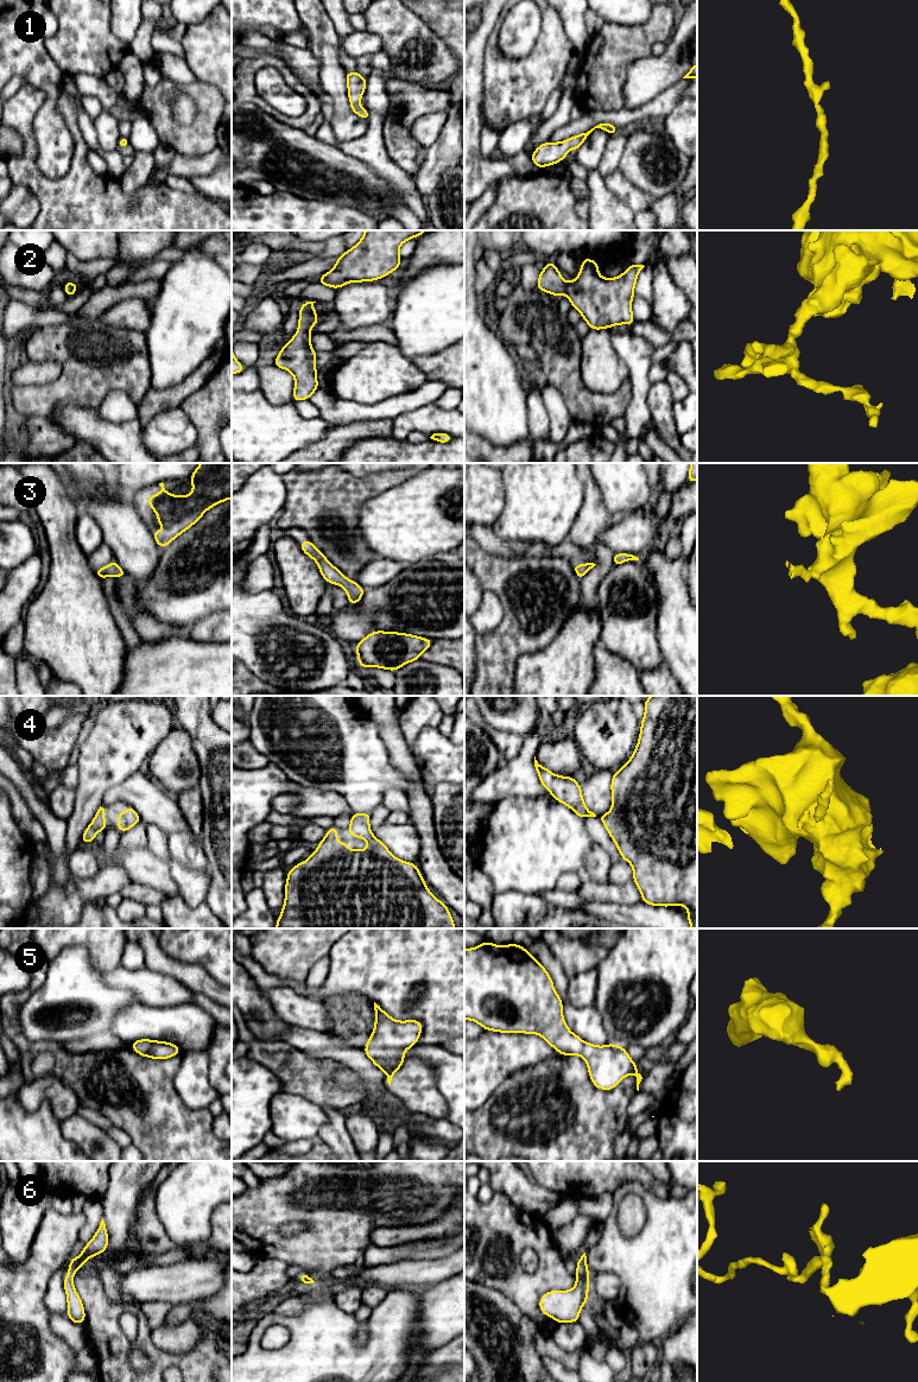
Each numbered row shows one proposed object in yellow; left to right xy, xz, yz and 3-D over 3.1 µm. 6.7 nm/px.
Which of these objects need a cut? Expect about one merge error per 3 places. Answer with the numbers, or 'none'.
none

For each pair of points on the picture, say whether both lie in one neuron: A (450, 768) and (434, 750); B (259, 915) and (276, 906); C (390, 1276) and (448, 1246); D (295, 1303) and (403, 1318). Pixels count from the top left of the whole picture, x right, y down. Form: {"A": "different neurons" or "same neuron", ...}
{"A": "same neuron", "B": "different neurons", "C": "different neurons", "D": "different neurons"}

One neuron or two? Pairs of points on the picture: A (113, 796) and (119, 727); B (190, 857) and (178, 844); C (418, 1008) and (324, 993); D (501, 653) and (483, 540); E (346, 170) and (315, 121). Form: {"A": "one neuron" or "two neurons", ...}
{"A": "two neurons", "B": "one neuron", "C": "one neuron", "D": "two neurons", "E": "two neurons"}

